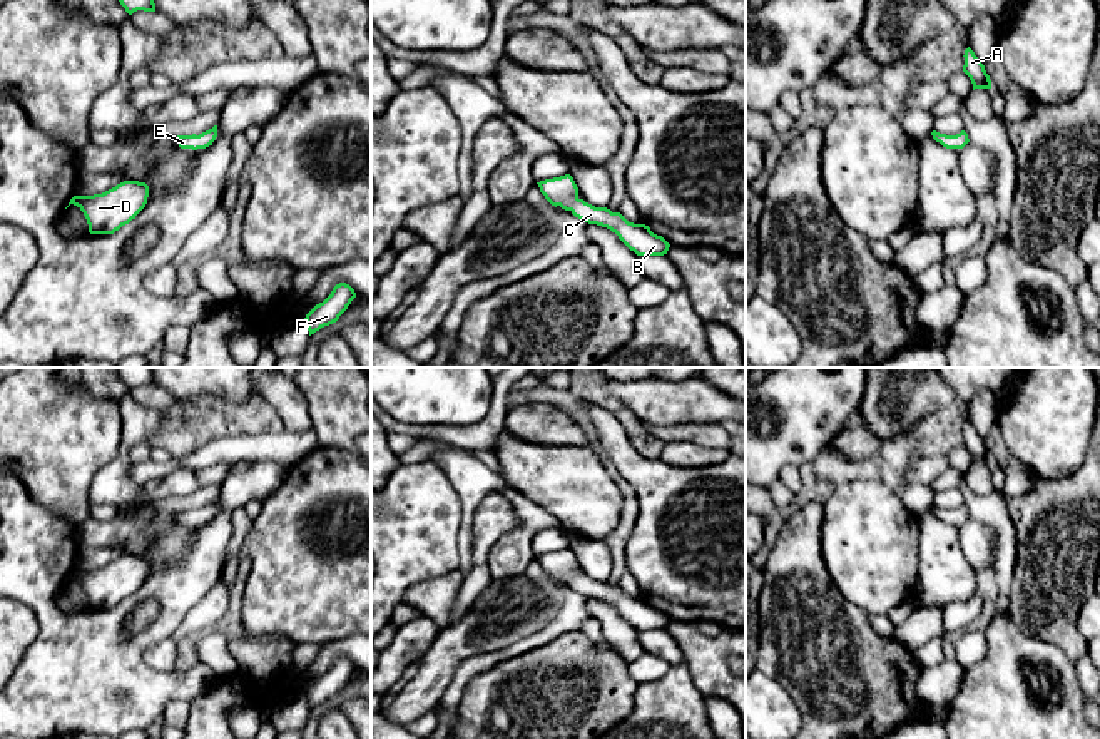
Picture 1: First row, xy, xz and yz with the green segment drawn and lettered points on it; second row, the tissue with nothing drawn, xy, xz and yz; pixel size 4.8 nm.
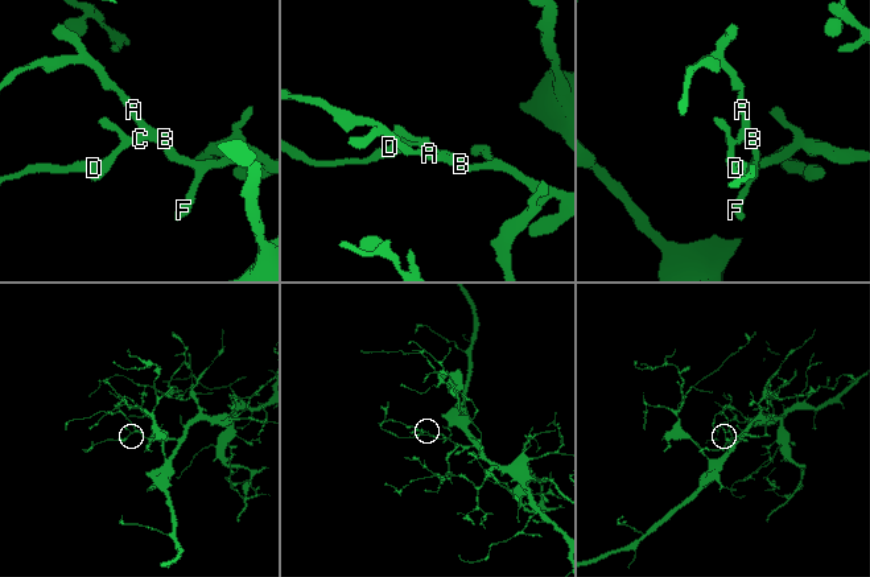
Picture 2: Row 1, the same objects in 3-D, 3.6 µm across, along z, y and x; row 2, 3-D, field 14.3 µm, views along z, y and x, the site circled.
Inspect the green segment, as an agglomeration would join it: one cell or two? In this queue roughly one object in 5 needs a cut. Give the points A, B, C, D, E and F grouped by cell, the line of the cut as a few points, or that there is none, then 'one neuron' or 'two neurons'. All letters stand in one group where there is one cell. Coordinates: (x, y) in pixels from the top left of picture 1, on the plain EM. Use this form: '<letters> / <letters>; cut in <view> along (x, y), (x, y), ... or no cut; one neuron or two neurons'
A B C D E F; no cut; one neuron

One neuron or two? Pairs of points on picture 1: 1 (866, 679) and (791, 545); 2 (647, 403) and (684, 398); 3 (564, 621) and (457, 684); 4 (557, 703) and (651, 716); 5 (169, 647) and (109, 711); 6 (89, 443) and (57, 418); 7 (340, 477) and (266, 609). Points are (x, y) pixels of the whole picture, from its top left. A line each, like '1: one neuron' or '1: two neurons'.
1: one neuron
2: one neuron
3: one neuron
4: two neurons
5: two neurons
6: one neuron
7: one neuron

